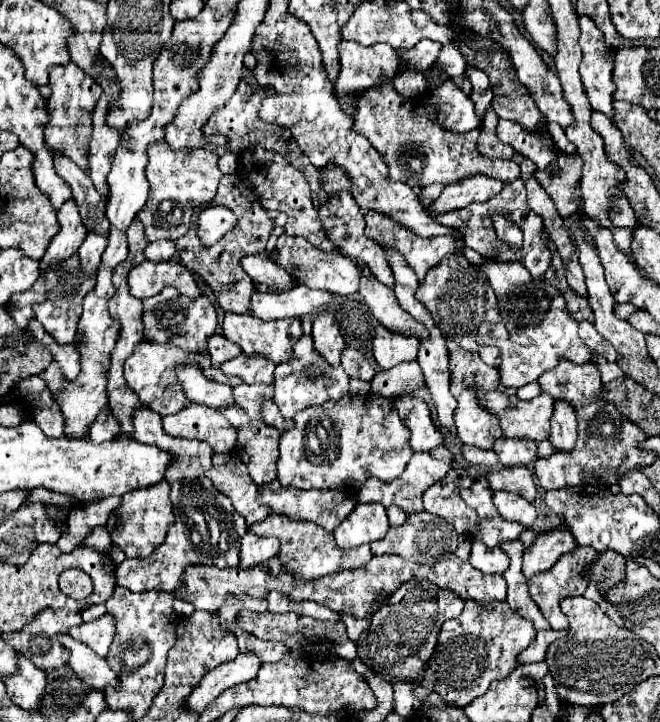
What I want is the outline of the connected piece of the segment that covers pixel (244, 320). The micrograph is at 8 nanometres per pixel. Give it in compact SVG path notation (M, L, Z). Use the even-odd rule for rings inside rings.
M227 313L223 319L223 335L229 341L235 341L243 353L247 355L263 355L275 363L283 363L291 357L291 347L299 337L303 335L301 321L297 317L279 319L279 321L259 321L257 317L251 315L237 315L237 313Z

